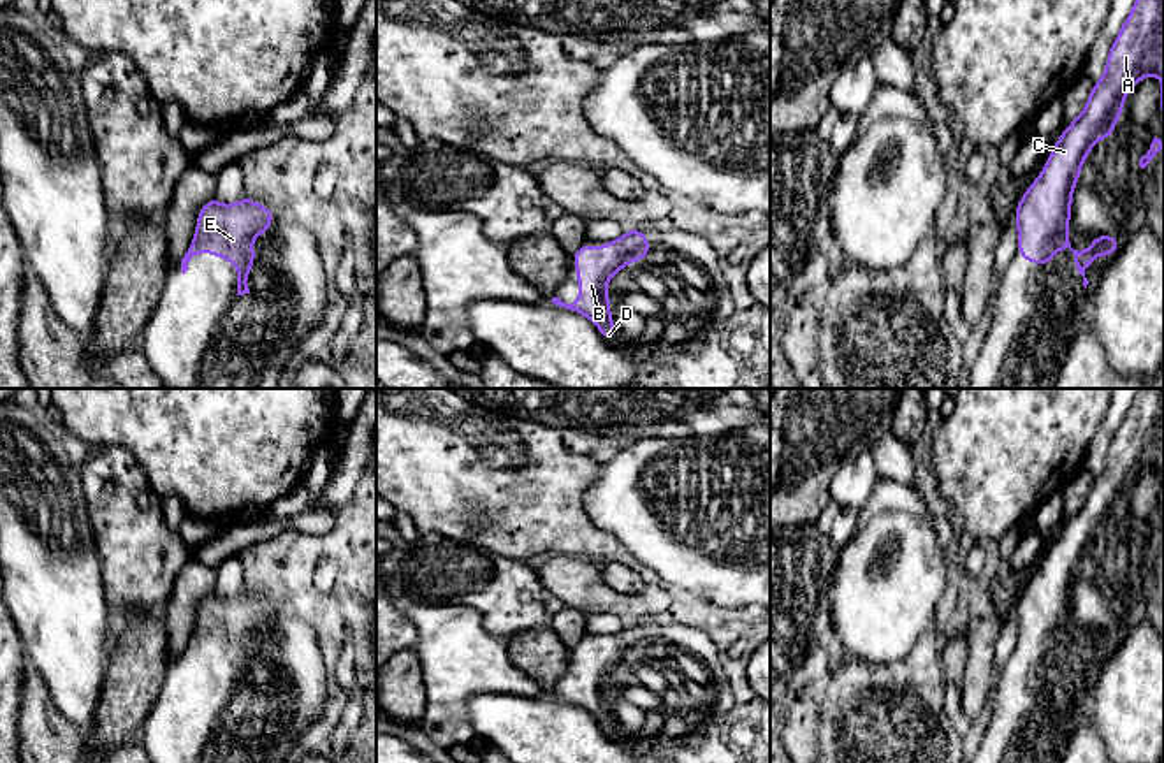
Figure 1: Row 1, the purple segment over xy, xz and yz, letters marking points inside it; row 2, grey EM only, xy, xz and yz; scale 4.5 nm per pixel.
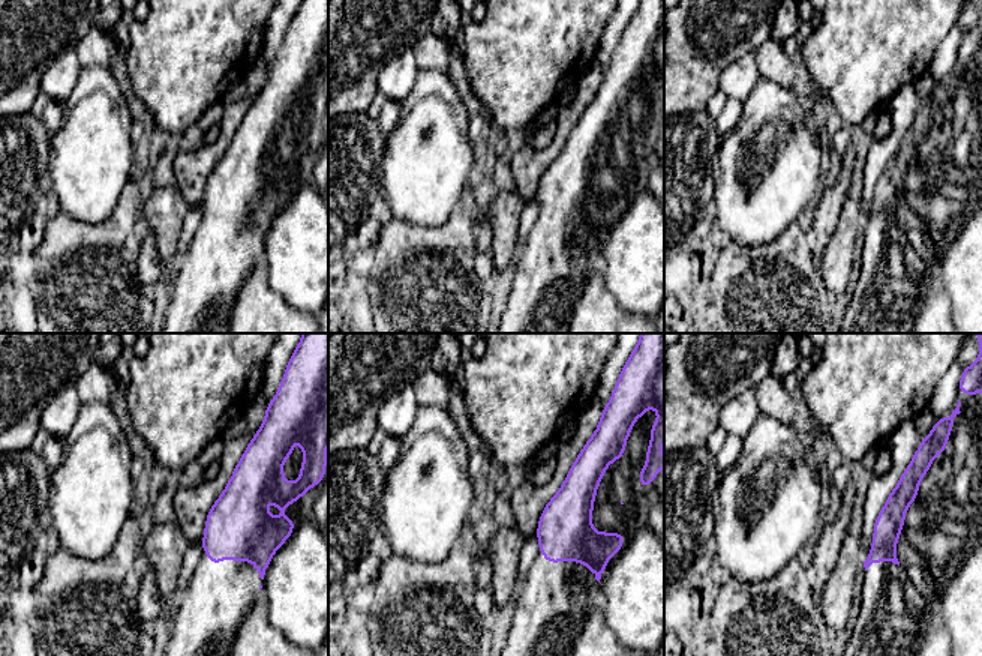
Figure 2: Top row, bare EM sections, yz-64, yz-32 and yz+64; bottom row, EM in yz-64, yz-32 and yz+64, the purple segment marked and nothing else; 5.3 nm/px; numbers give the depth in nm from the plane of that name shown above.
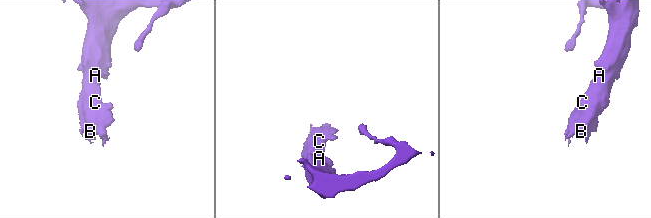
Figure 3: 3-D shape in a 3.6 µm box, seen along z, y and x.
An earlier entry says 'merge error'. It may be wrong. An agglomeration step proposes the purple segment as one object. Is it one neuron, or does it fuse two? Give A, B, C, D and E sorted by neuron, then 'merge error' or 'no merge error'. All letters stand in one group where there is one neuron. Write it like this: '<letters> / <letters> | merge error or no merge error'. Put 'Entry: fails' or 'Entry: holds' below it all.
A B C D E | no merge error
Entry: fails

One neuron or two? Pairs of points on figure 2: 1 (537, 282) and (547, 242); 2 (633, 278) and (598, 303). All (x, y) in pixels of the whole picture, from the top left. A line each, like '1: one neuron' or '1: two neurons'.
1: one neuron
2: two neurons

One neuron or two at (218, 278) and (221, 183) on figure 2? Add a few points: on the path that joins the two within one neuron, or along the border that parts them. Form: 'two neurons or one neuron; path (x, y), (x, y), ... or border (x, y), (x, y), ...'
one neuron; path (221, 254), (221, 207)

